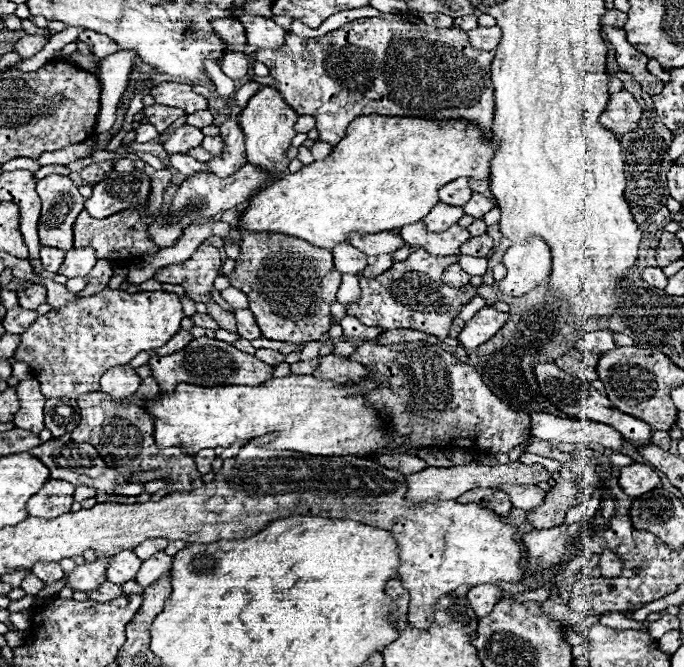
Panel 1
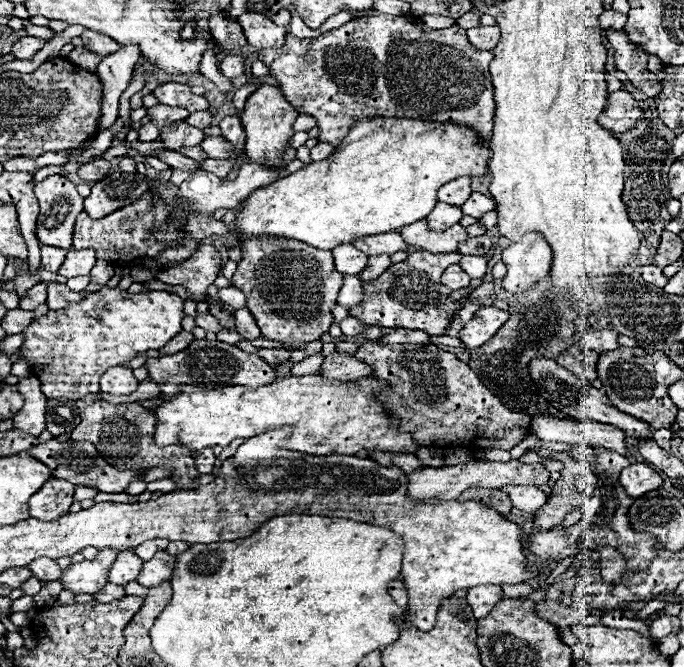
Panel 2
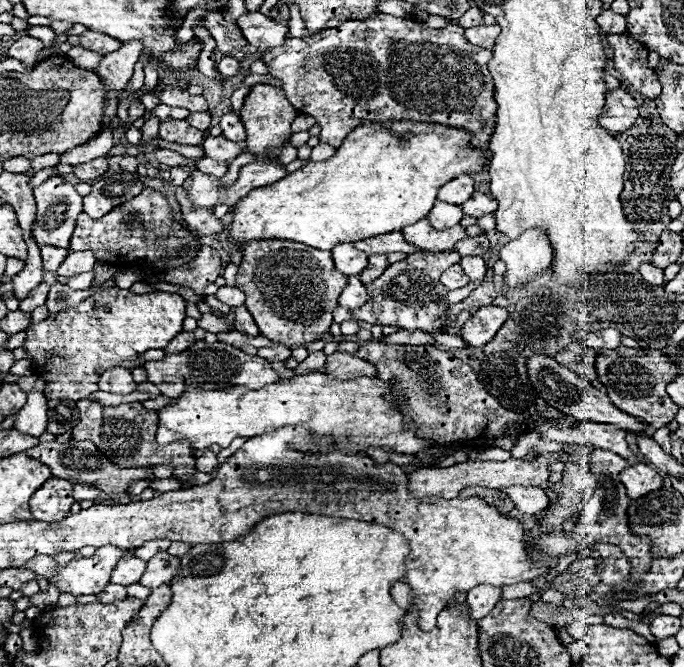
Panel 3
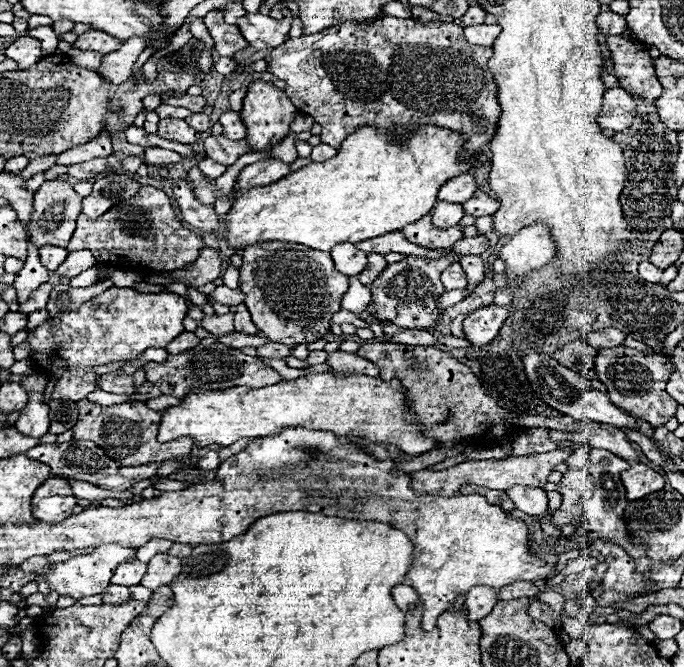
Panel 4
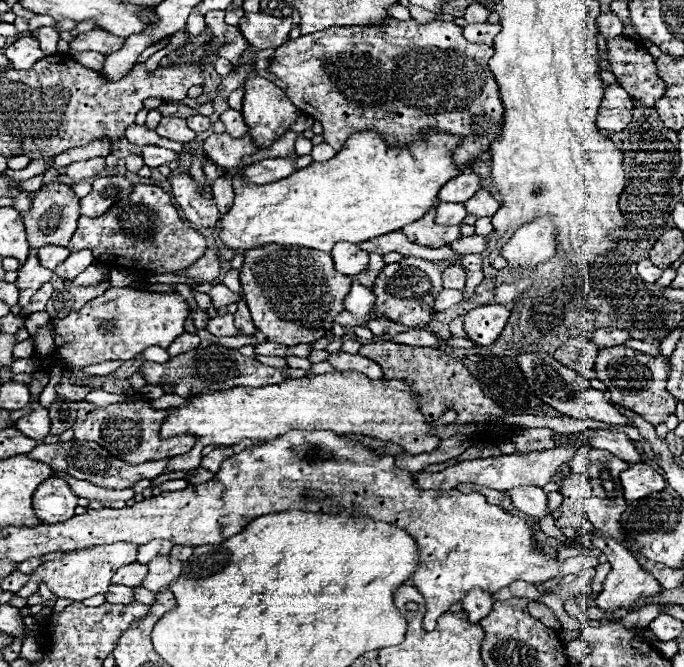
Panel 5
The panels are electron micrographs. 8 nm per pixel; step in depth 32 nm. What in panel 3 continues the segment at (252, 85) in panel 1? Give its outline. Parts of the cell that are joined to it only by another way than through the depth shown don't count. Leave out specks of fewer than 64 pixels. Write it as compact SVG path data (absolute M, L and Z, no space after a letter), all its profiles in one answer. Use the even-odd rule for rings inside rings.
M242 86L242 88L238 88L234 94L232 94L232 108L234 108L234 112L240 112L242 110L242 106L244 106L244 98L250 94L250 90L252 90L252 86Z

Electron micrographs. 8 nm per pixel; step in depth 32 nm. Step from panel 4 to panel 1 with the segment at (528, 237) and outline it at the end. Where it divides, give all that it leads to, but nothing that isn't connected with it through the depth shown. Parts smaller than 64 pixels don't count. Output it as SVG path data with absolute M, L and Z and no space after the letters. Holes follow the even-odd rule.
M528 238L526 244L514 244L504 252L504 266L508 268L508 274L498 284L498 288L506 296L520 298L520 296L534 290L538 284L542 284L548 278L548 274L552 270L552 256L550 256L548 246L540 238Z

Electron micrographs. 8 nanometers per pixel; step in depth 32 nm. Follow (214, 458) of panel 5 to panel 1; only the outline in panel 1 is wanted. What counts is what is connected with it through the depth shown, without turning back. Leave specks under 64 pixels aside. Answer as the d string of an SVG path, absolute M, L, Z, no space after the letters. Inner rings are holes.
M200 450L200 452L194 456L198 472L200 472L200 474L208 474L208 472L212 472L212 460L214 460L214 458L216 458L214 450Z

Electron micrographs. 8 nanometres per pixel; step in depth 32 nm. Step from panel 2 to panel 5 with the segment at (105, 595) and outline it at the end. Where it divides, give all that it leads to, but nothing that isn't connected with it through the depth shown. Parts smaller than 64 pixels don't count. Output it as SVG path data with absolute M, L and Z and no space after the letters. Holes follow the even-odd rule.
M110 586L106 592L106 602L110 604L130 604L134 600L132 588L126 586Z

